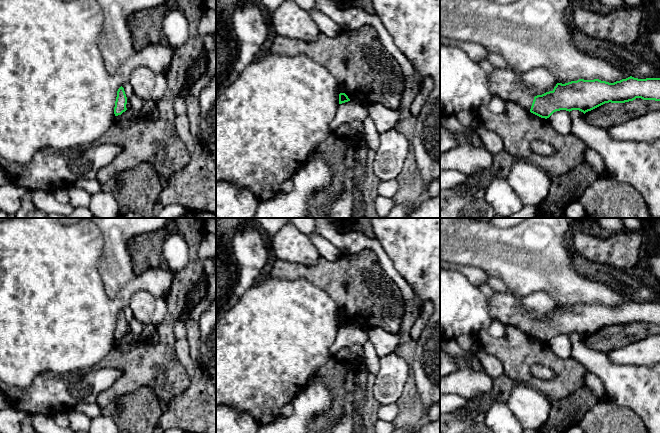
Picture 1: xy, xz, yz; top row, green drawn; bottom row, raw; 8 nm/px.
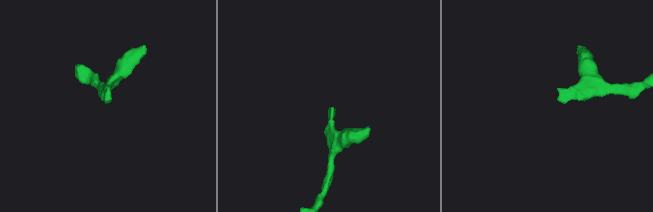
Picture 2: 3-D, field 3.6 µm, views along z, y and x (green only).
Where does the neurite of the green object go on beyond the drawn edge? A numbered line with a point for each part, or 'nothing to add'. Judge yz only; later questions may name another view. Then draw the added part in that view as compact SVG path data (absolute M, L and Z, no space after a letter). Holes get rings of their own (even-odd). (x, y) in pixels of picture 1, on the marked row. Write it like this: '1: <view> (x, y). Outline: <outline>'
1: yz (504, 84). Outline: M499 68L487 74L487 84L492 97L517 103L530 111L534 97L520 89L518 76L514 72Z

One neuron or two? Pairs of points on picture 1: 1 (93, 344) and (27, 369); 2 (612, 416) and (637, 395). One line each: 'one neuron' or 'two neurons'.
1: one neuron
2: two neurons

